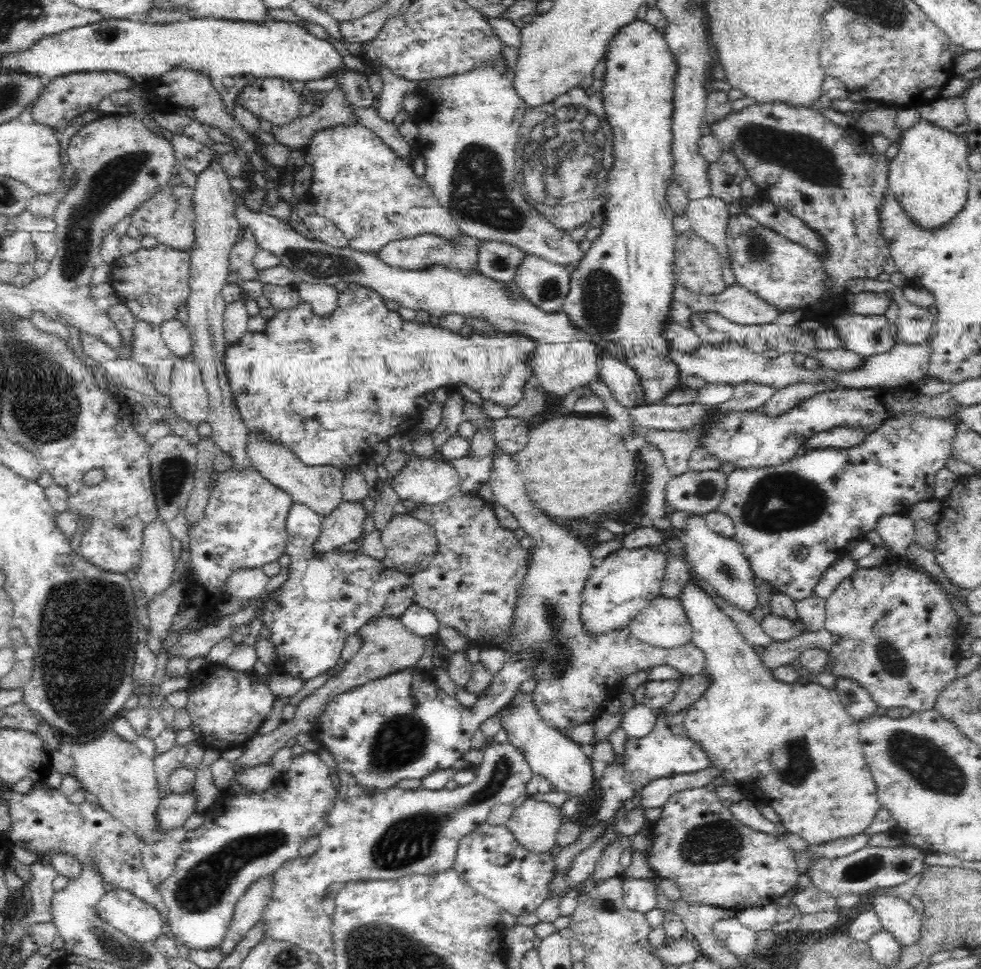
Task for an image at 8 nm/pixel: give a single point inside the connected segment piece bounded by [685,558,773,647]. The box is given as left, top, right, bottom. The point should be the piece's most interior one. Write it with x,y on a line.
751,630

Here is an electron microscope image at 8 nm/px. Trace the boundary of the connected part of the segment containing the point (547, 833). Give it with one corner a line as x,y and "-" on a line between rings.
526,796
514,806
505,826
518,845
528,852
542,854
556,844
562,818
560,808

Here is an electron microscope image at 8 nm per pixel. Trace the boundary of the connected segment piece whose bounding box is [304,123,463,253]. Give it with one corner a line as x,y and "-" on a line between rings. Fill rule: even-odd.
359,123
322,129
304,147
304,153
305,162
312,165
312,186
307,200
314,204
319,216
334,222
348,241
349,248
377,253
394,240
422,234
432,234
450,243
456,243
463,236
461,228
454,223
450,212
440,205
424,177
398,159
382,138
368,127

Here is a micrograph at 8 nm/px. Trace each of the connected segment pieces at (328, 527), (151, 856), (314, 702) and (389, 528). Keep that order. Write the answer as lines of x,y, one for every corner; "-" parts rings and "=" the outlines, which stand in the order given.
343,500
334,512
330,512
330,516
322,518
319,535
312,545
313,556
335,550
360,536
365,518
361,504
350,504
=
178,826
167,832
161,842
154,845
142,845
142,862
150,882
154,887
162,884
174,870
180,850
180,842
186,836
185,826
=
380,615
375,619
368,619
357,630
358,641
360,647
353,656
348,659
341,669
330,677
324,686
304,698
298,704
296,713
292,720
288,720
276,728
272,733
265,736
254,736
246,742
246,753
242,758
234,761
237,766
252,768
262,764
269,764
274,754
282,750
290,739
296,738
300,734
313,733
318,724
319,717
325,712
325,708
330,702
338,696
348,692
352,688
362,686
370,682
370,680
379,679
388,676
390,673
398,672
403,668
416,666
420,660
426,647
426,640
423,636
414,634
410,629
402,623
400,617
=
408,512
392,517
381,532
381,541
395,569
410,576
424,570
438,548
432,528

